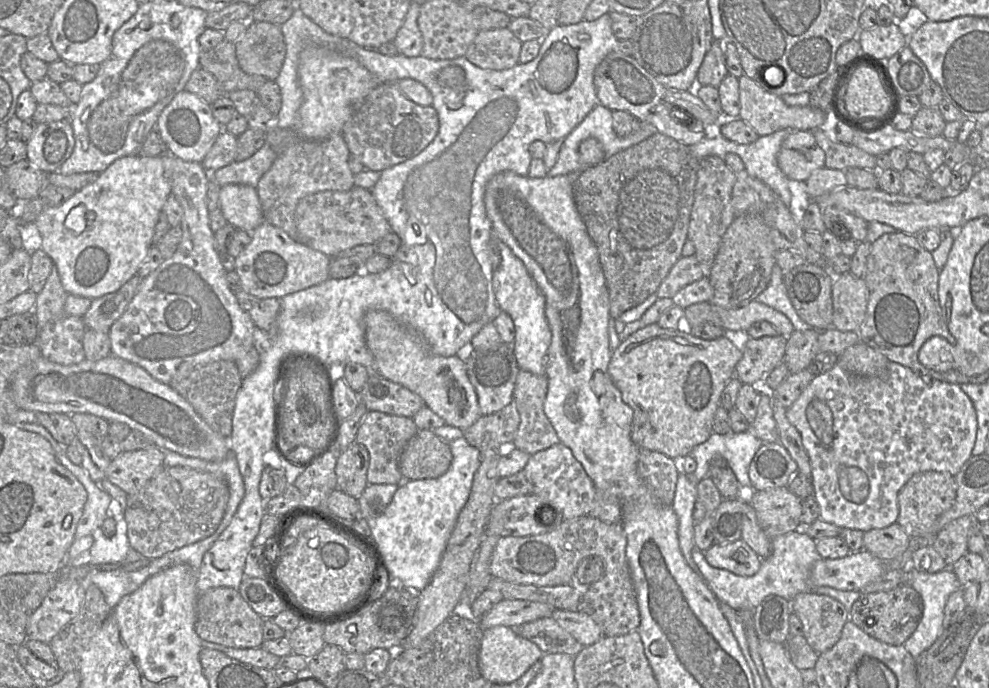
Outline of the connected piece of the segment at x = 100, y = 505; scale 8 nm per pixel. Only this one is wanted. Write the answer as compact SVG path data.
M57 454L63 464L85 487L88 498L84 506L83 514L76 529L76 538L92 535L99 529L107 516L107 509L112 497L95 483L89 473L81 466L76 465L66 456Z

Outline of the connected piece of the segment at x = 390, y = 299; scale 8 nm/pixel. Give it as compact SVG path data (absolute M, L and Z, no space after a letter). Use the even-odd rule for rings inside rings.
M296 9L295 12L293 13L293 15L291 16L291 18L286 21L284 24L281 25L281 30L284 36L284 40L285 40L285 44L286 44L286 55L285 55L285 59L283 62L283 66L281 68L280 74L278 75L278 77L275 79L275 83L279 86L280 91L281 91L281 97L282 97L282 105L281 105L281 109L278 113L278 115L276 116L276 124L277 126L281 127L281 128L293 128L295 125L297 125L298 122L298 118L299 118L299 109L300 106L302 104L302 100L303 100L303 92L302 92L302 88L300 86L300 82L299 82L299 77L298 77L298 59L299 59L299 54L301 53L301 51L309 46L309 45L316 45L316 46L320 46L320 47L324 47L326 49L329 49L335 53L338 53L340 55L343 56L347 56L347 57L351 57L356 59L363 67L365 67L369 72L371 72L381 83L389 83L389 82L397 82L398 80L402 80L402 79L413 79L416 80L418 82L420 82L421 84L423 84L431 93L432 95L432 107L436 110L437 114L438 114L438 120L439 120L439 129L438 132L435 136L435 138L433 139L433 141L423 150L421 151L418 155L406 160L405 162L402 162L400 164L394 165L390 168L385 169L384 171L381 172L380 177L378 179L378 181L376 182L376 184L374 185L374 187L370 190L372 195L374 196L376 203L378 205L379 208L382 208L381 212L383 213L383 216L386 218L386 220L388 221L389 225L392 228L392 232L395 233L397 236L400 237L402 244L401 247L399 248L399 250L397 251L397 253L395 254L395 256L393 256L392 262L390 264L390 266L383 272L380 273L376 273L376 274L370 274L370 273L357 273L349 278L345 278L345 279L336 279L336 278L328 278L327 280L325 280L324 282L288 294L282 298L277 298L277 299L281 299L281 308L280 308L280 313L277 317L276 323L275 325L269 330L267 331L268 334L270 335L271 338L271 345L270 347L264 352L264 353L260 353L260 361L259 364L257 366L257 368L248 376L246 376L245 378L243 378L242 380L242 385L241 388L239 389L237 395L236 395L236 403L235 406L237 405L238 399L240 399L240 403L243 401L249 400L252 396L252 394L255 394L256 392L259 392L259 389L261 388L261 390L264 392L266 391L267 386L269 386L269 384L271 384L271 379L274 377L276 379L276 376L279 372L280 369L280 364L281 362L288 357L291 356L296 356L296 355L305 355L305 356L310 356L314 359L316 359L318 362L320 362L322 365L324 365L325 367L330 366L333 363L344 363L344 364L348 364L348 363L360 363L365 365L366 367L368 367L370 369L370 371L373 369L373 354L371 353L371 351L369 350L369 348L367 347L366 344L366 333L365 333L365 323L364 323L364 317L365 314L370 311L370 310L381 310L381 311L385 311L390 313L392 316L394 316L399 322L401 322L404 326L412 329L413 331L415 331L417 334L419 334L428 344L431 352L433 354L436 355L440 355L440 356L454 356L457 354L457 352L459 350L461 350L462 348L464 348L466 345L471 344L471 340L473 339L473 337L488 323L493 322L495 320L495 318L499 315L499 313L501 312L501 309L499 308L498 304L497 304L497 300L496 300L496 296L495 296L495 292L494 292L494 288L493 288L493 268L492 268L492 264L490 261L490 257L489 257L489 242L491 241L492 238L492 225L491 225L491 221L489 220L489 218L487 217L486 214L486 209L485 209L485 202L484 202L484 195L485 195L485 189L486 189L486 185L488 183L488 181L495 176L498 173L504 172L504 171L511 171L514 172L518 175L521 176L528 176L528 171L529 171L529 167L530 167L530 163L532 160L532 156L529 152L529 146L533 141L542 141L543 143L551 143L560 139L564 139L565 137L567 137L570 132L579 124L582 122L582 120L587 116L587 114L596 106L599 104L598 98L597 98L597 94L596 94L596 89L595 89L595 85L594 85L594 71L596 69L596 67L599 65L599 63L612 51L615 51L618 39L615 37L615 35L613 34L612 31L612 26L611 26L611 18L609 14L604 14L601 17L599 17L598 19L594 20L594 21L586 21L586 20L582 20L579 23L576 24L571 24L571 25L557 25L554 28L552 28L551 30L549 30L547 37L544 38L543 43L541 44L539 53L537 55L537 57L528 62L528 63L524 63L524 64L520 64L518 63L517 65L515 65L512 68L509 69L505 69L505 70L492 70L492 69L482 69L479 68L477 66L475 66L474 64L472 64L471 62L469 62L469 60L467 60L465 57L458 57L455 59L443 59L443 60L435 60L435 59L429 59L426 58L422 55L417 56L417 57L406 57L403 55L396 55L396 56L386 56L386 55L382 55L380 53L378 53L376 51L376 49L369 49L369 48L364 48L361 47L359 45L357 45L356 43L348 40L348 39L343 39L343 38L339 38L336 36L333 36L327 32L325 32L319 25L317 25L315 22L313 22L310 18L308 18L306 15L304 15L300 10ZM451 66L458 66L461 67L465 73L465 82L464 84L459 87L459 88L451 88L448 86L443 86L439 83L439 74L442 72L442 70L444 70L447 67L451 67Z

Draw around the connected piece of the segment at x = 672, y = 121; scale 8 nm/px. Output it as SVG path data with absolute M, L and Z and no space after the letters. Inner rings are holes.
M665 102L659 103L647 117L647 122L654 132L659 132L685 145L694 145L706 137L706 133L694 132L688 129L685 120L673 116L675 106Z

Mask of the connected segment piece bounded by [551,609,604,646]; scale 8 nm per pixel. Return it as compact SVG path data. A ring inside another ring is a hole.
M554 609L553 618L583 646L589 646L604 636L601 627L586 613Z

